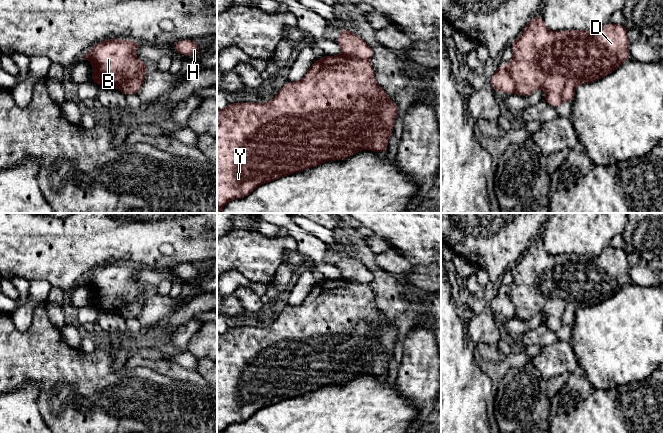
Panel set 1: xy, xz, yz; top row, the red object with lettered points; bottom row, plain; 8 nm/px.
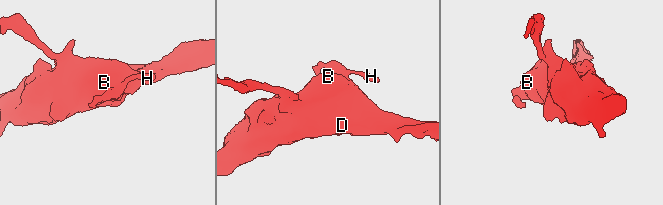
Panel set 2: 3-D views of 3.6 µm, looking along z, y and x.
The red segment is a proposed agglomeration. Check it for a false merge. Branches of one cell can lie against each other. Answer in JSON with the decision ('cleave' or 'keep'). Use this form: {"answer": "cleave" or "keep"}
{"answer": "cleave"}

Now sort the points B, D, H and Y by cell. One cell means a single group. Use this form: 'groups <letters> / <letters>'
groups B D Y / H

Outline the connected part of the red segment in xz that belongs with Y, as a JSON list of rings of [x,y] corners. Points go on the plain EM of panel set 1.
[[[342,278],[317,283],[302,304],[286,305],[267,327],[228,328],[225,333],[217,334],[217,433],[232,423],[246,421],[260,409],[326,385],[344,384],[364,373],[386,377],[398,337],[397,328],[375,305],[369,284],[356,284]]]

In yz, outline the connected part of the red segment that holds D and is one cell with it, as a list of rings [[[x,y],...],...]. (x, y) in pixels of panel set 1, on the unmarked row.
[[[539,238],[530,244],[521,259],[510,269],[513,281],[507,289],[515,306],[515,314],[521,320],[527,321],[536,313],[545,315],[544,325],[557,332],[564,325],[572,326],[575,321],[575,313],[580,308],[598,305],[606,299],[614,296],[619,290],[630,282],[628,253],[625,248],[615,249],[607,247],[599,256],[588,254],[562,254],[553,256],[547,253],[543,240]]]

